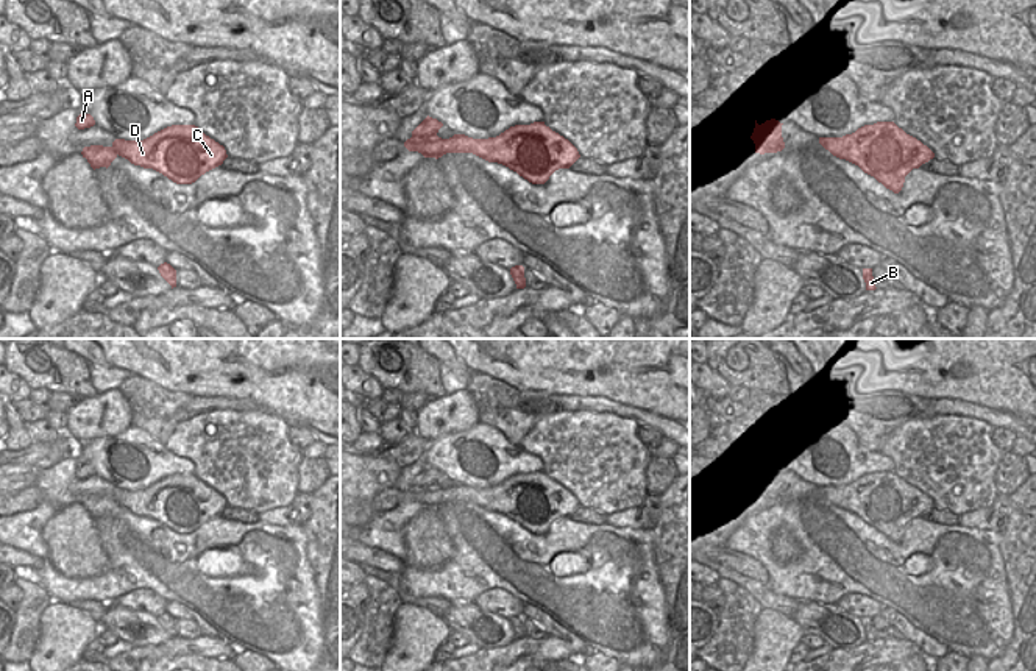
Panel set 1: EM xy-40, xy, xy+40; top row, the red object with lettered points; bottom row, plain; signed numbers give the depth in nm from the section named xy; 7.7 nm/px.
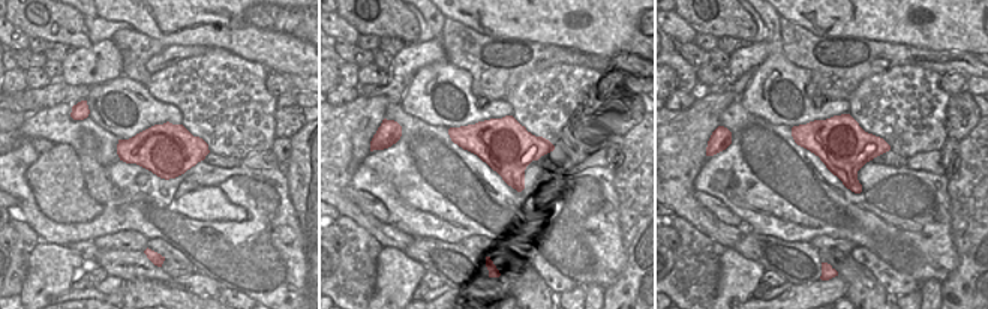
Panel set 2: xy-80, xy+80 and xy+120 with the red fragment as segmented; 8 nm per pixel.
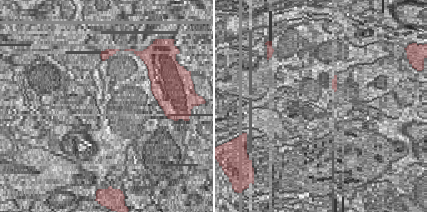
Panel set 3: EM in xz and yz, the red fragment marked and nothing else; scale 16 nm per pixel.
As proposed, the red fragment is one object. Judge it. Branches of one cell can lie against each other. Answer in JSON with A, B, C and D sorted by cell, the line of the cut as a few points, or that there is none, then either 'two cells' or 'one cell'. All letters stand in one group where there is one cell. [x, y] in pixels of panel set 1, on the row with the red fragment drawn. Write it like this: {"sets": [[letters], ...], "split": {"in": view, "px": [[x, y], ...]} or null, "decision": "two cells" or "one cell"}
{"sets": [["A"], ["B", "C", "D"]], "split": {"in": "xy", "px": [[436, 133], [412, 136]]}, "decision": "two cells"}

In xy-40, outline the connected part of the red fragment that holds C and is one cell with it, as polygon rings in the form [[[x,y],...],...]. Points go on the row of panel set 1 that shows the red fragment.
[[[172,125],[144,140],[115,139],[111,147],[90,145],[81,151],[90,167],[109,167],[122,156],[134,165],[153,169],[176,184],[192,184],[228,158],[223,145],[195,125]]]

